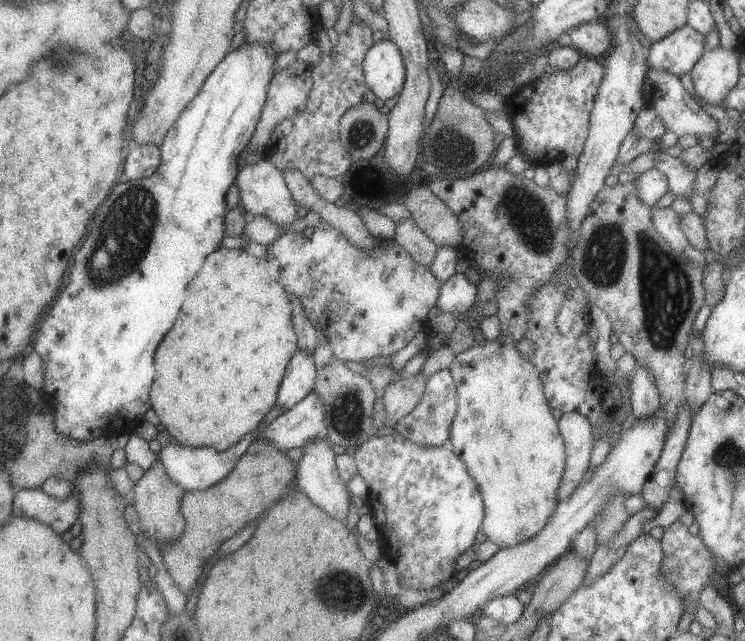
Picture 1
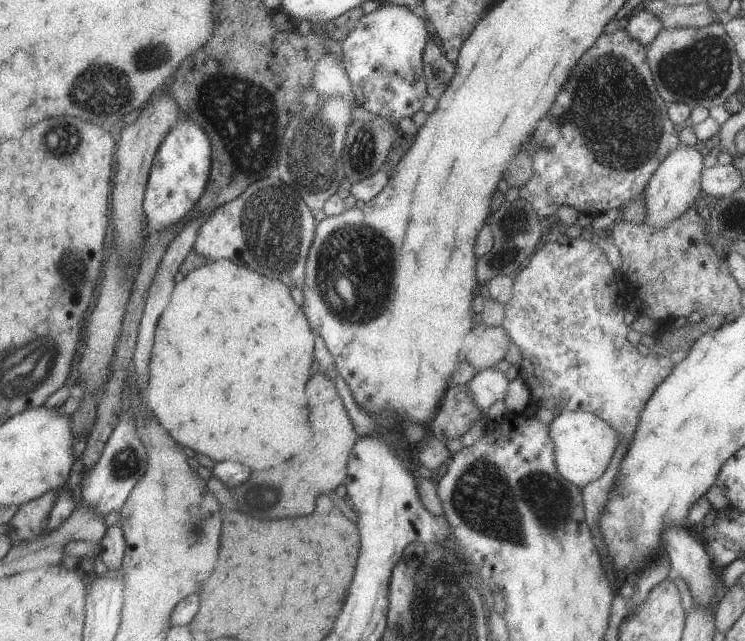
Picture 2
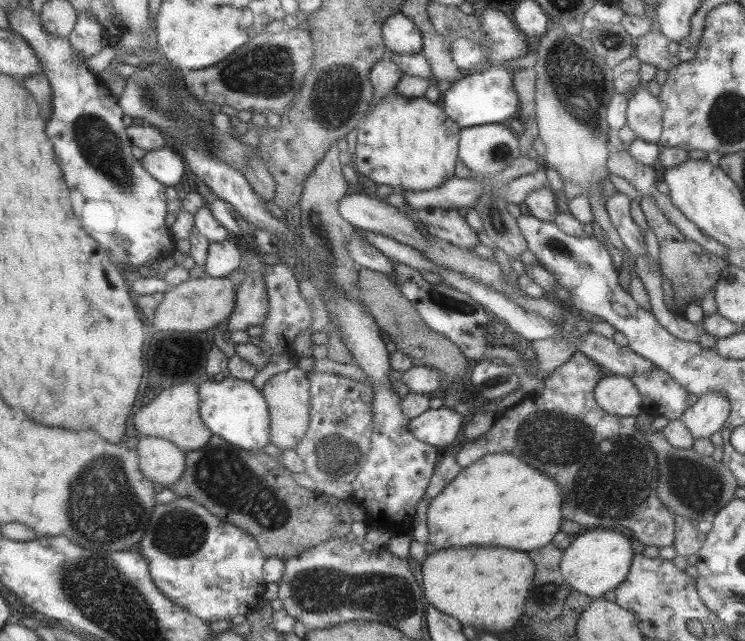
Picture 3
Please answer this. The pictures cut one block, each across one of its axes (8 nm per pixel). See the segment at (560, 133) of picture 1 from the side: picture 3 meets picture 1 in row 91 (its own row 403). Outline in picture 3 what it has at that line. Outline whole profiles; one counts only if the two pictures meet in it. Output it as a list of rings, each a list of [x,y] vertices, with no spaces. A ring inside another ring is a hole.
[[[580,351],[574,352],[564,364],[561,364],[559,368],[553,371],[553,374],[548,376],[544,380],[544,389],[540,393],[534,393],[533,395],[524,396],[517,404],[501,411],[495,419],[494,424],[491,426],[490,430],[474,440],[468,440],[462,449],[457,453],[456,460],[462,468],[472,465],[476,460],[482,458],[484,455],[490,453],[510,453],[515,454],[526,464],[534,466],[536,470],[548,474],[552,480],[558,482],[558,486],[562,488],[562,494],[590,494],[590,496],[564,496],[564,502],[562,502],[562,515],[568,520],[573,520],[574,522],[580,522],[584,526],[594,526],[596,524],[596,518],[604,520],[602,526],[608,524],[608,528],[613,530],[622,529],[628,533],[631,537],[636,537],[640,542],[643,542],[648,546],[656,546],[658,549],[666,548],[668,546],[673,546],[675,541],[675,528],[676,523],[674,523],[674,513],[670,512],[664,502],[658,498],[658,479],[660,479],[660,470],[658,470],[658,460],[650,442],[646,440],[646,436],[639,432],[637,417],[621,417],[618,415],[611,415],[610,413],[602,410],[602,407],[596,401],[594,392],[596,384],[602,380],[604,374],[600,370],[600,365],[596,364],[591,358],[588,358],[585,354]]]

